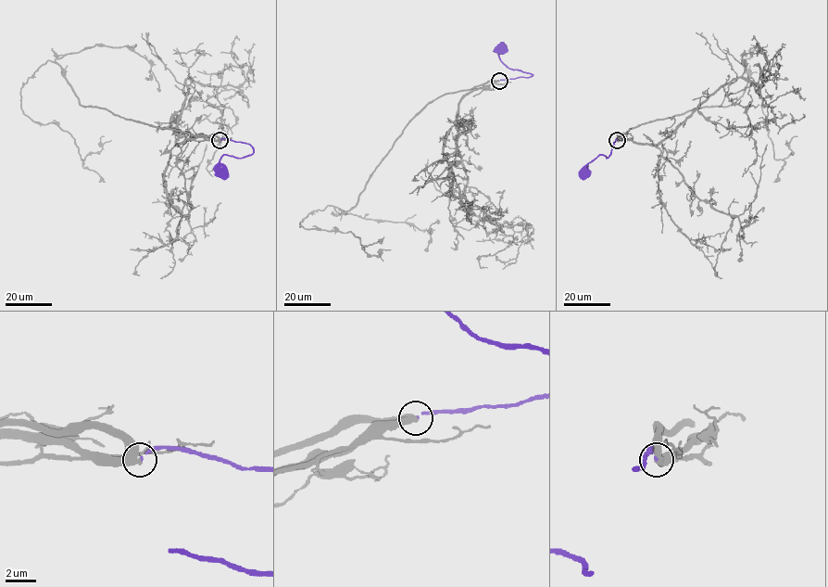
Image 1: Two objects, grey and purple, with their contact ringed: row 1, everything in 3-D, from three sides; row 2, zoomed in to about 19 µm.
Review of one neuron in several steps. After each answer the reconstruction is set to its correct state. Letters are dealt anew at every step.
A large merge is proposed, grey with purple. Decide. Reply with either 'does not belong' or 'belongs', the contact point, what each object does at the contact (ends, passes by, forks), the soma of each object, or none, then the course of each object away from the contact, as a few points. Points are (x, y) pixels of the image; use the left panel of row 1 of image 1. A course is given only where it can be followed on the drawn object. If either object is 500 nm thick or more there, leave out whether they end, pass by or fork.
belongs; place (219, 140); grey passes by; purple ends; soma grey none; soma purple (222, 173); course grey (220, 140), (82, 106), (48, 60), (27, 79), (22, 112), (67, 131), (81, 159), (99, 152), (104, 136); course purple (220, 140), (247, 143), (253, 149), (251, 154), (239, 158), (223, 155), (218, 166), (218, 174), (221, 174)

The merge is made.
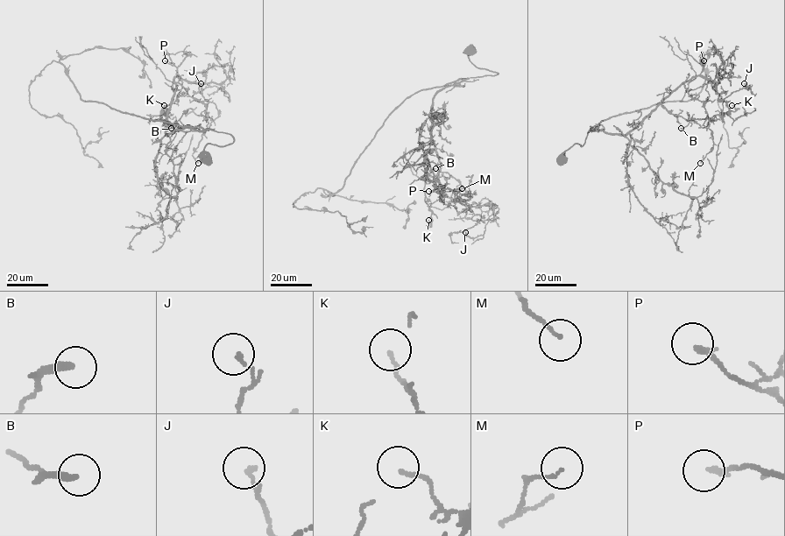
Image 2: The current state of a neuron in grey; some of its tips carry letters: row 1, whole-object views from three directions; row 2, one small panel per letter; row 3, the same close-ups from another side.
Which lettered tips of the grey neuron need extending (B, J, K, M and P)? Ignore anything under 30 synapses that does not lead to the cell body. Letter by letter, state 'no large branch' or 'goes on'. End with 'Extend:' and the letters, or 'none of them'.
B: no large branch
J: no large branch
K: no large branch
M: no large branch
P: no large branch
Extend: none of them

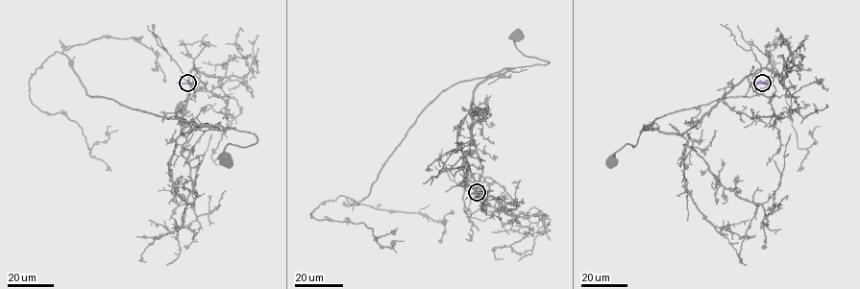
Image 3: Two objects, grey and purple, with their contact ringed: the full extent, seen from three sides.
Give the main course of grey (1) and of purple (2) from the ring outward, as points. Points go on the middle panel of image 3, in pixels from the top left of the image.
1: (477, 192), (481, 163), (471, 132), (473, 91), (512, 69), (549, 62), (525, 56), (517, 36)
2: (477, 192), (465, 199)

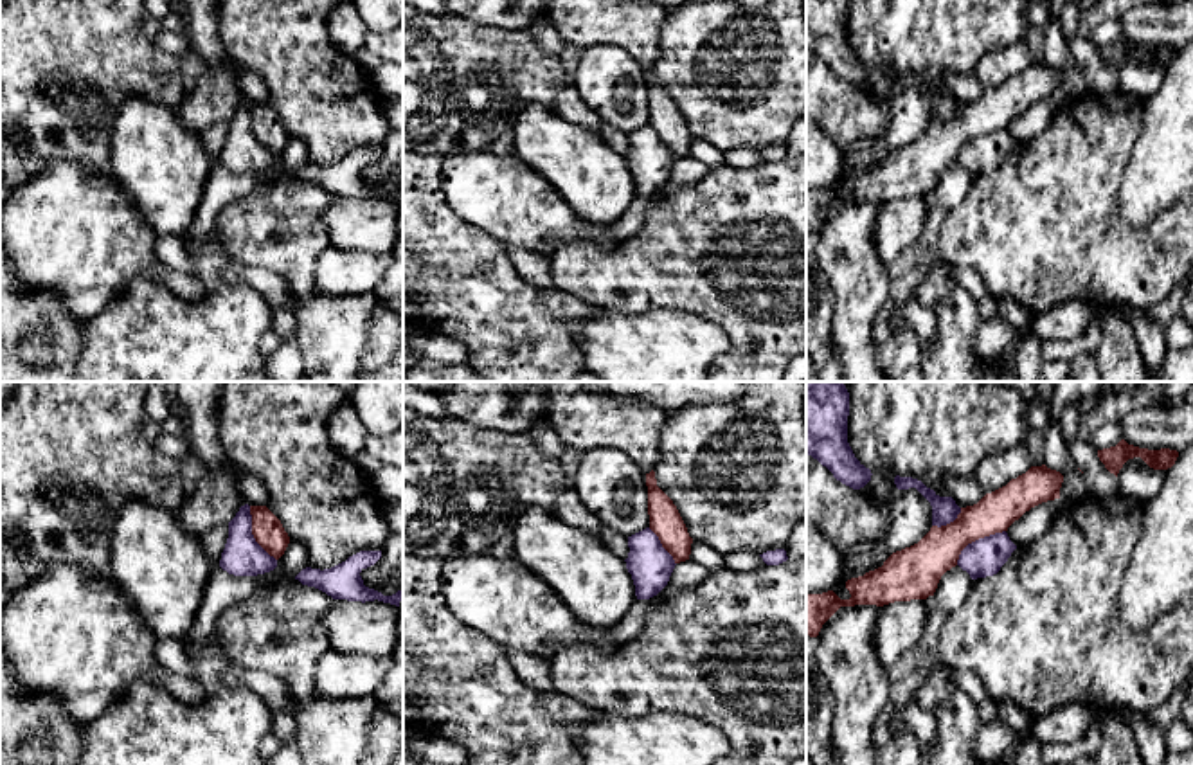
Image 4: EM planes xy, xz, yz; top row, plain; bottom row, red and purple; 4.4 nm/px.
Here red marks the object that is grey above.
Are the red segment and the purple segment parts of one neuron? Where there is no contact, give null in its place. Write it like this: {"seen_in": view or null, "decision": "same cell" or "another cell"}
{"seen_in": "yz", "decision": "another cell"}

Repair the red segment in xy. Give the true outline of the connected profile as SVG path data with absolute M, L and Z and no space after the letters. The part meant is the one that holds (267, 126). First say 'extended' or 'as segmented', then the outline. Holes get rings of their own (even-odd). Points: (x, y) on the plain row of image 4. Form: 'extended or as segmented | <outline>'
as segmented | M250 103L252 112L252 131L256 139L275 157L279 157L288 140L290 133L284 128L281 117L266 103Z

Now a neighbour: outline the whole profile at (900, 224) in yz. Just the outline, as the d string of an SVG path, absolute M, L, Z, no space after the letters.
M923 196L894 198L882 203L875 227L875 247L884 265L918 245L927 212Z

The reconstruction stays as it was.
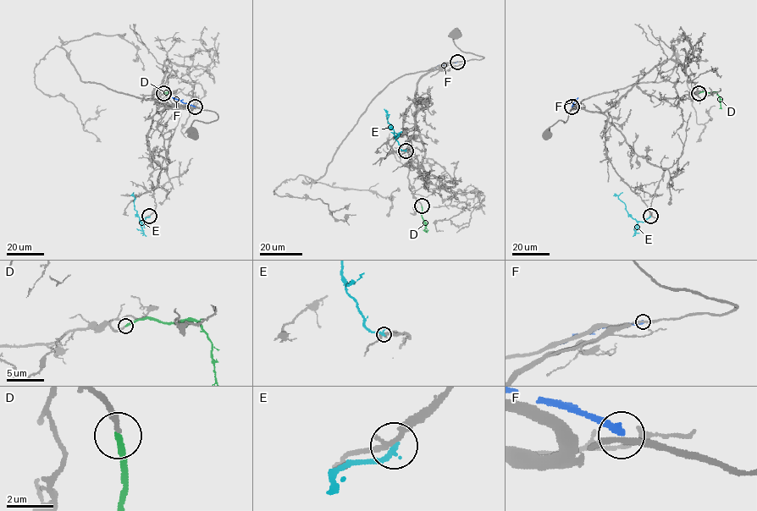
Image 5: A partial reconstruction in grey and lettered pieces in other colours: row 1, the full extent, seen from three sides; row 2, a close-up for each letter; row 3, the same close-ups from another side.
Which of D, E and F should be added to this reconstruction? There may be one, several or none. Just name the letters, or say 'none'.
D

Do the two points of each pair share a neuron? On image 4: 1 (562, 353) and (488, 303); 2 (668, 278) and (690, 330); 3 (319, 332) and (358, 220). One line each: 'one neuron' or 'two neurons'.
1: one neuron
2: two neurons
3: two neurons

